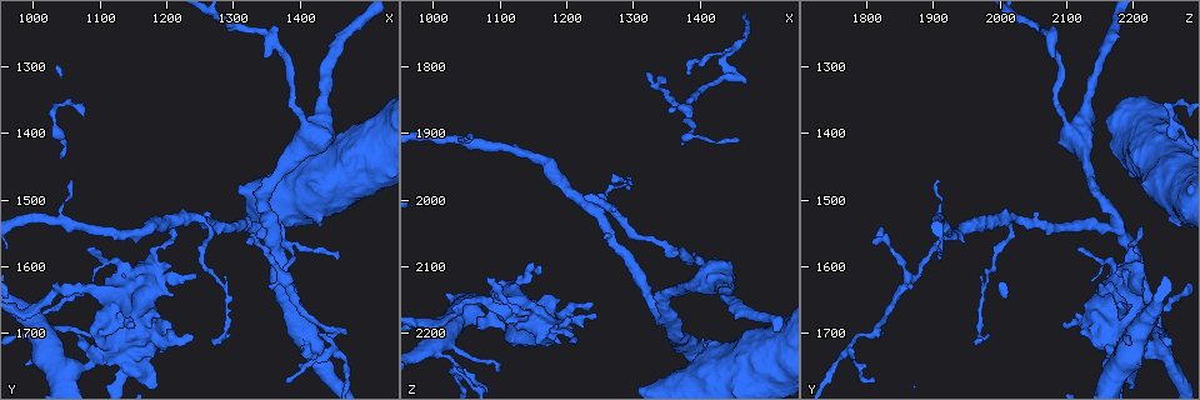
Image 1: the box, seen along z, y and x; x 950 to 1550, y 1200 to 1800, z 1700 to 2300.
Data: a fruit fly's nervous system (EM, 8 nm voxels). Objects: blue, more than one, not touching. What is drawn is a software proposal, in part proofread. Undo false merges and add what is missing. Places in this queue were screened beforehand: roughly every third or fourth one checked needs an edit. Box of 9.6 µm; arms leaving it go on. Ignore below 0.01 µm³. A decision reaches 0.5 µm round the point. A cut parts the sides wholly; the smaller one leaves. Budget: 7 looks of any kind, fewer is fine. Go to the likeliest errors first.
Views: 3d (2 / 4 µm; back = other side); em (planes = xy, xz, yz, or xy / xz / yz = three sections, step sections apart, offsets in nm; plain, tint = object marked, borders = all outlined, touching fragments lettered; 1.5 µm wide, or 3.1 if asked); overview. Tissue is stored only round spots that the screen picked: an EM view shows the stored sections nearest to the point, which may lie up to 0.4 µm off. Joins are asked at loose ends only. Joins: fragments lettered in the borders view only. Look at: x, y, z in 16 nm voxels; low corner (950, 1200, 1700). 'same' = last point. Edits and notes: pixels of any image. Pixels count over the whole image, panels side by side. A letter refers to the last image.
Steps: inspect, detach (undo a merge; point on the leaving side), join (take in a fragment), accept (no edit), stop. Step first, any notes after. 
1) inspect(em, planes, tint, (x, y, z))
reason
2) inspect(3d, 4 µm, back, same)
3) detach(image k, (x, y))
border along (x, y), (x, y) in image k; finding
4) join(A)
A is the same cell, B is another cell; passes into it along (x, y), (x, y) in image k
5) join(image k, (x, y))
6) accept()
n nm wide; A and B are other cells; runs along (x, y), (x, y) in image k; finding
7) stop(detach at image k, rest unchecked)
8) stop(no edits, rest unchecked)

inspect(3d, 2 µm, (1345, 1545, 1825))
branch stops here

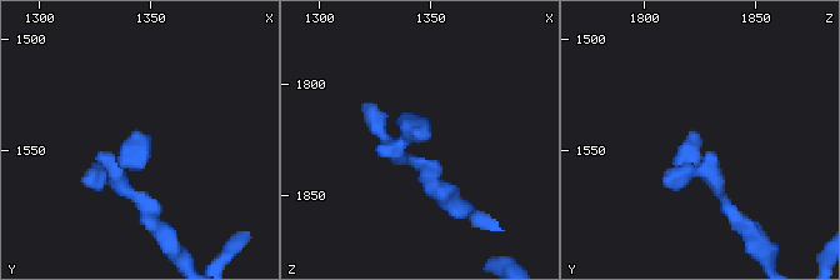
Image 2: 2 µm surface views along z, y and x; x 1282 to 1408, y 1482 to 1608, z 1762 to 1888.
inspect(em, xy, step 8, borders, (1344, 1540, 1822))

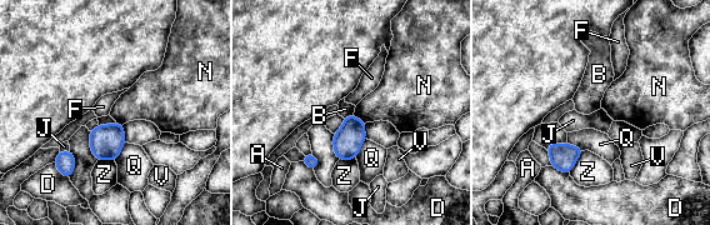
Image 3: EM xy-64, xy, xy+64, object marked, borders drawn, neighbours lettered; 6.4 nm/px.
accept()
A, B, D, F, J, N, Q, V and Z are other cells; border along (353, 114), (344, 119) in image 3; none of them fits

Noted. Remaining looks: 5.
inspect(3d, 4 µm, (1410, 1390, 2100))
sudden change in width

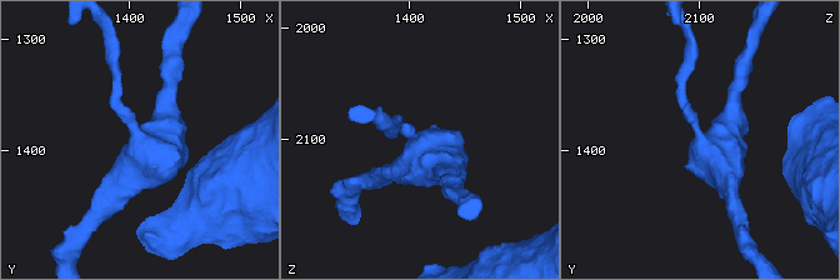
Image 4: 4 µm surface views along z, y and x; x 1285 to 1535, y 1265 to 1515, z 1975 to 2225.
inspect(em, 3.1 µm, planes, borders, (1406, 1390, 2102))
3 arms; arms of 160, 260, 260 nm; shape alone is not enough

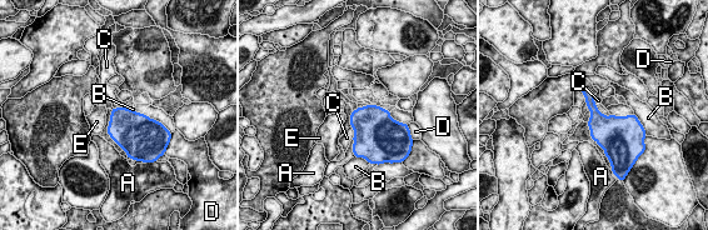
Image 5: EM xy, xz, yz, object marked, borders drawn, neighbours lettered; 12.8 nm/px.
accept()
360 nm wide; C touches over 360 nm; A, B, C, D and E are other cells; one neuron here

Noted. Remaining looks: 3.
inspect(em, planes, borders, (1245, 1525, 2025))
three-way junction

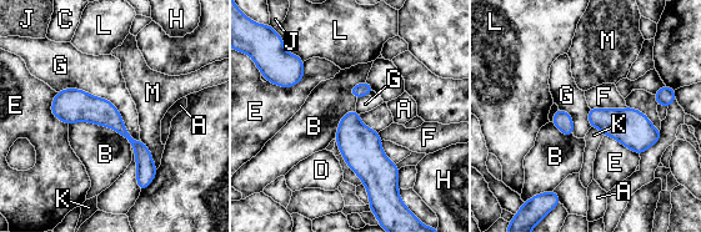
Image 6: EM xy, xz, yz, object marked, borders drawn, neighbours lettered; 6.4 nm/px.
accept()
A, B, C, D, E, F, G, H, J, K, L and M are other cells; border along (626, 106), (621, 109), (590, 109) in image 6; one neuron here

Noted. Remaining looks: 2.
stop(no edits, rest unchecked)

